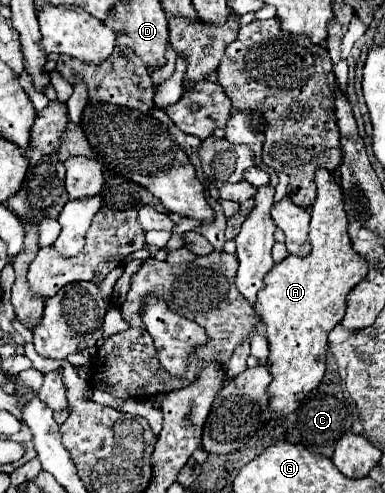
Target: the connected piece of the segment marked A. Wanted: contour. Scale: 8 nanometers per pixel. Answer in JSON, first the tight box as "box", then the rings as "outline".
{"box":[256,170,368,418],"outline":[[[318,170],[316,186],[318,186],[318,194],[312,204],[312,252],[310,256],[306,258],[286,256],[280,264],[274,264],[274,268],[264,278],[266,286],[258,292],[258,300],[256,300],[256,310],[258,310],[262,324],[266,326],[266,340],[270,348],[270,354],[266,358],[266,368],[272,374],[272,382],[266,390],[268,408],[272,414],[276,414],[276,418],[282,418],[294,412],[300,400],[320,384],[324,370],[326,370],[324,356],[326,356],[326,346],[328,346],[328,334],[344,318],[348,292],[368,272],[366,260],[352,250],[352,242],[348,238],[348,218],[344,212],[342,190],[338,182],[334,180],[334,174],[330,174],[328,170]]]}

